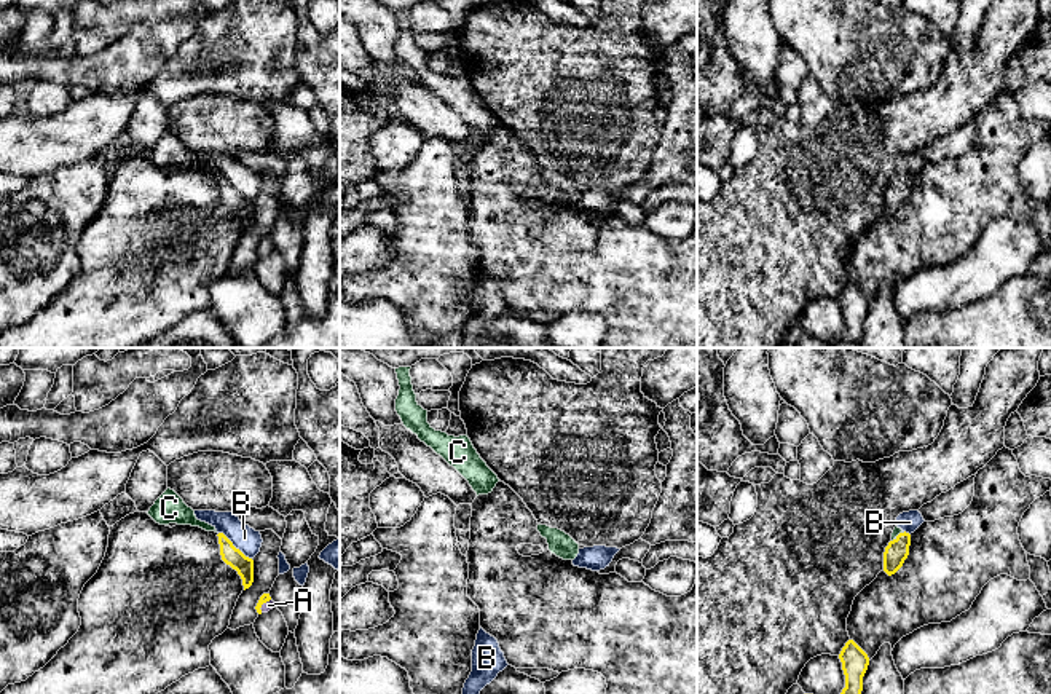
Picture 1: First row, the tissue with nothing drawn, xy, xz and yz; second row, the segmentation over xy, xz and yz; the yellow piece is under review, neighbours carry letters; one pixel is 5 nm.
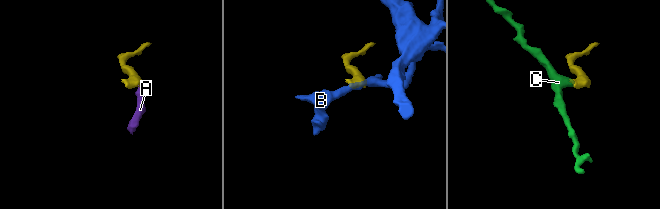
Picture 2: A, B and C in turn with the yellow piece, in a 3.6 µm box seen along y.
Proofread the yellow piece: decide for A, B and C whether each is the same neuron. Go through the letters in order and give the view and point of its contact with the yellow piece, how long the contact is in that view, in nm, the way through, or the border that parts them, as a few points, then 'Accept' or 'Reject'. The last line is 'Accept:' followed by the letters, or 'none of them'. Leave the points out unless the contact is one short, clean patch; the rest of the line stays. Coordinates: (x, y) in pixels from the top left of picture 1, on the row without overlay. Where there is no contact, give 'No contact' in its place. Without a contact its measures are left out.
A: Touches yellow at xy (262, 246). Shared border 90 nm. Path across: xy (265, 240), (262, 246), (268, 248). Accept
B: Touches yellow at xy (233, 189). Shared border 220 nm. Boundary: xy (219, 174), (251, 201). Reject
C: Touches yellow at yz (898, 177). Shared border 90 nm. Path across: yz (897, 193), (898, 177), (897, 173). Accept
Accept: A, C

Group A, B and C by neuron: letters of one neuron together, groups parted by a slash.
A C / B

